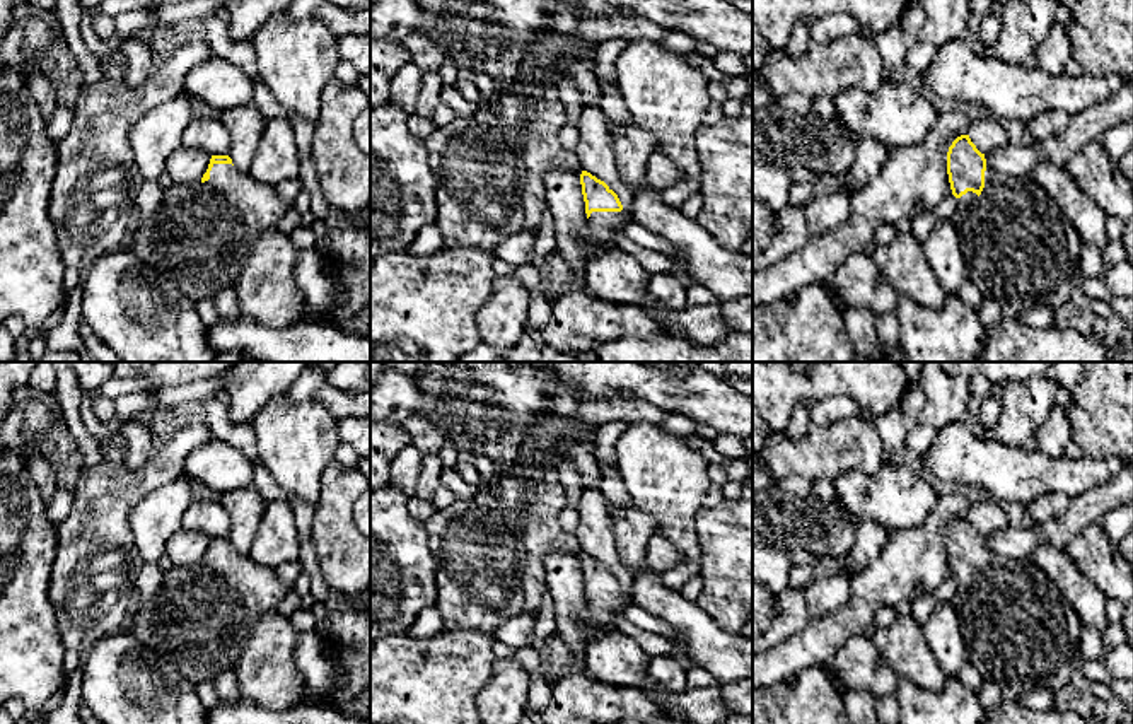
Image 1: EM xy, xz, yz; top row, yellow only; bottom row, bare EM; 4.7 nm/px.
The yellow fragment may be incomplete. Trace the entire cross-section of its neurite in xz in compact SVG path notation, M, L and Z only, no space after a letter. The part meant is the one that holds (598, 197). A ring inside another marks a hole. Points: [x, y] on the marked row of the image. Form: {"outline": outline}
{"outline": "M587 171L580 174L585 213L594 242L599 246L597 254L614 249L614 232L625 231L635 222L633 212L625 212L618 195L601 179Z"}

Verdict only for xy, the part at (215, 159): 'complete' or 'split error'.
split error

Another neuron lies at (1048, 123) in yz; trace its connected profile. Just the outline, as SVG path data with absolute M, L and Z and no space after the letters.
M1048 109L1032 116L1026 121L1029 140L1044 142L1061 133L1068 126L1070 118L1072 116L1061 109Z

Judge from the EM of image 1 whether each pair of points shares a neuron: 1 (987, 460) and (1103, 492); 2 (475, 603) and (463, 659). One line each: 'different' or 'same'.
1: different
2: different

